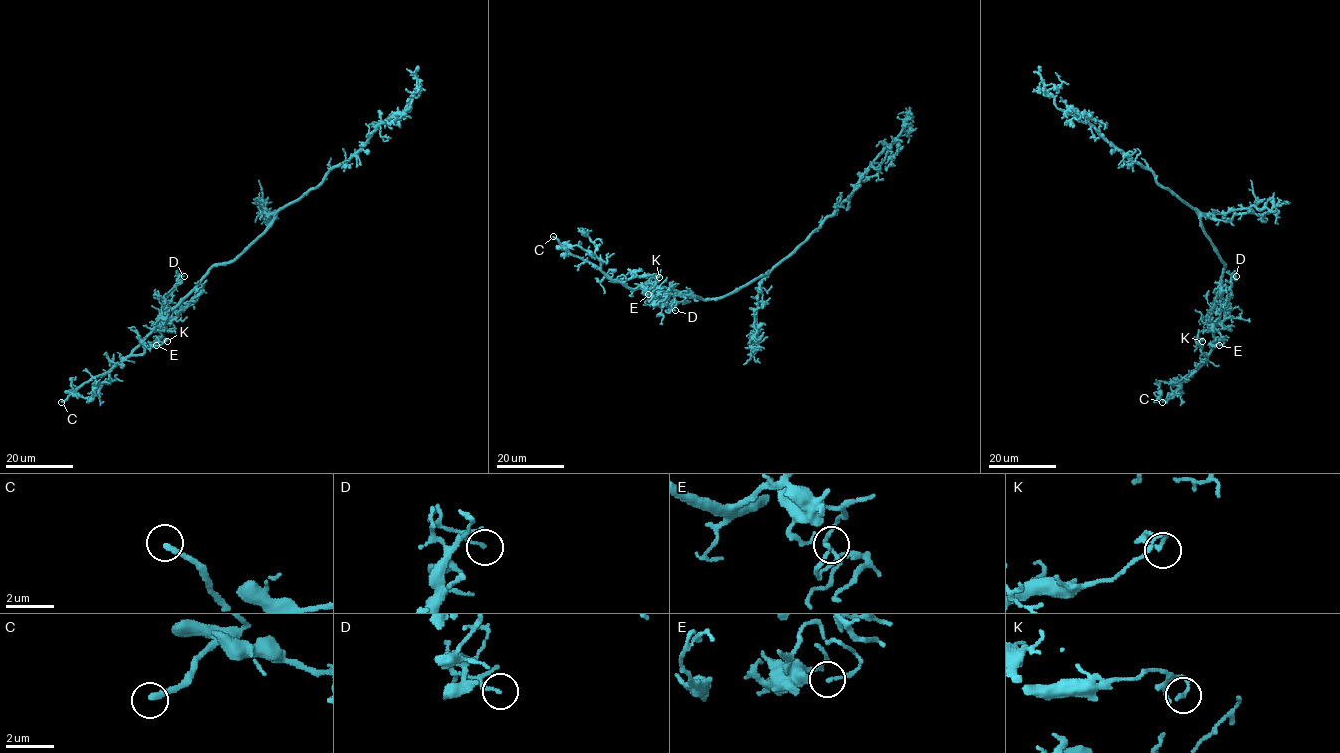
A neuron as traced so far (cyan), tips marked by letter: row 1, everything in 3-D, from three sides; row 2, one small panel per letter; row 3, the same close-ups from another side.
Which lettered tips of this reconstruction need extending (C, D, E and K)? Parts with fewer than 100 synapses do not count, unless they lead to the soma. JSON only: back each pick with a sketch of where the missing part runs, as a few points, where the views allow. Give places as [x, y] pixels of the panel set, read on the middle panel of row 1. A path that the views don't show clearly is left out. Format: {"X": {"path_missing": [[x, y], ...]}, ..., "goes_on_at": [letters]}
{"goes_on_at": ["C"]}

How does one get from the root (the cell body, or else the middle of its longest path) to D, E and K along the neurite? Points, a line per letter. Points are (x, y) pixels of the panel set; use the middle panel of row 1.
D: (757, 278), (720, 298), (701, 299), (692, 294), (673, 296), (658, 290), (656, 298), (675, 310)
E: (757, 278), (720, 298), (701, 299), (649, 284), (634, 289), (644, 286), (650, 290), (648, 294)
K: (757, 278), (720, 298), (705, 299), (649, 284), (636, 289), (623, 284), (635, 276), (656, 273), (659, 277)

